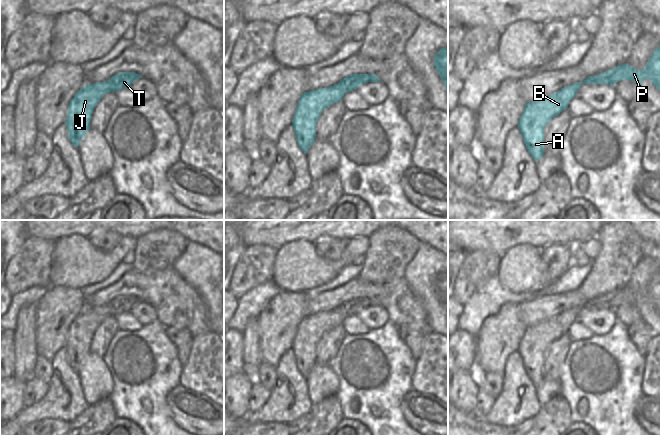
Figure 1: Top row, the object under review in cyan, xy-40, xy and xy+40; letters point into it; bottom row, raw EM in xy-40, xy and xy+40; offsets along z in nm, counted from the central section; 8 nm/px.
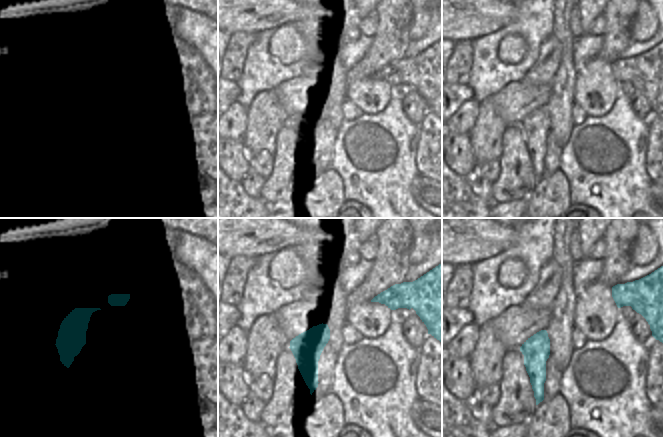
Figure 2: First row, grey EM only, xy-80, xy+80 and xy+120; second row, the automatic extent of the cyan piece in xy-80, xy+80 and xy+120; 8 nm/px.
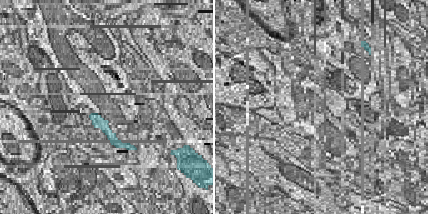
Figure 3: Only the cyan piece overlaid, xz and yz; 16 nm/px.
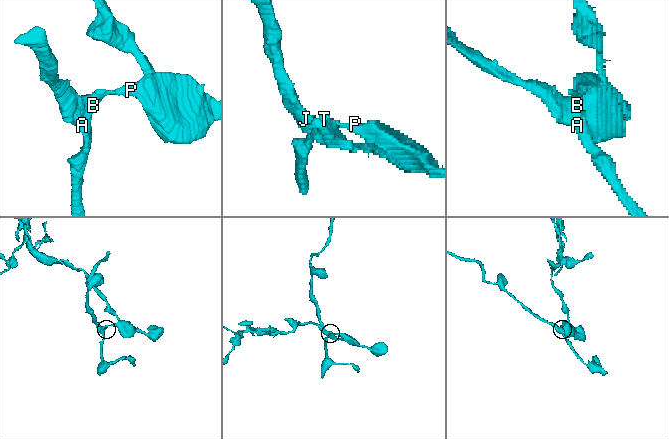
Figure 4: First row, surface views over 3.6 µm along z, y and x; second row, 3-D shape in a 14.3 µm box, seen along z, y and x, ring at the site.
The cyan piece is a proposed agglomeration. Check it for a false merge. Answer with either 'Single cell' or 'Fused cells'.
Fused cells

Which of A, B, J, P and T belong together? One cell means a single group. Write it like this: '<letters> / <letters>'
A B J / P T

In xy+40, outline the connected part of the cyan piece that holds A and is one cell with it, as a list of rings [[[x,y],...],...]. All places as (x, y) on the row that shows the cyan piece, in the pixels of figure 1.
[[[574,83],[525,105],[517,127],[522,133],[526,149],[536,162],[544,156],[544,129],[546,125],[568,108],[579,87]]]

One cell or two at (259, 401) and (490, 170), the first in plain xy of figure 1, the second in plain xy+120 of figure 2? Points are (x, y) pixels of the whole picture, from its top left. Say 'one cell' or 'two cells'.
two cells

